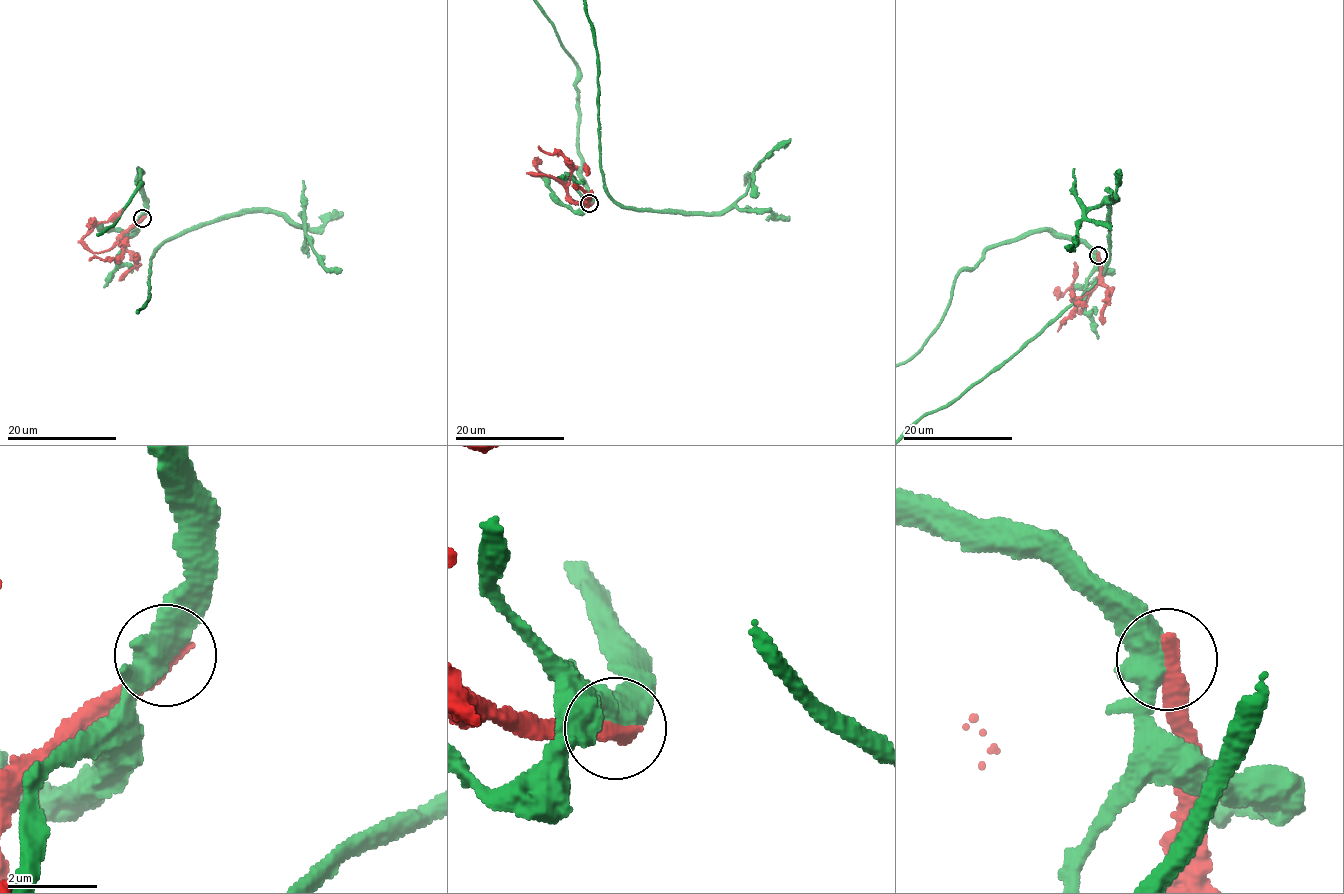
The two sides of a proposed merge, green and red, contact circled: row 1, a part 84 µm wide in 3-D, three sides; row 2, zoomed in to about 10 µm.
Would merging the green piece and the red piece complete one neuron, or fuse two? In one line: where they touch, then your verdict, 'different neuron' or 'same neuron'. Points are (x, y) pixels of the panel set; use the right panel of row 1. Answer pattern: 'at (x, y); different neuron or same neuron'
at (1098, 255); different neuron

